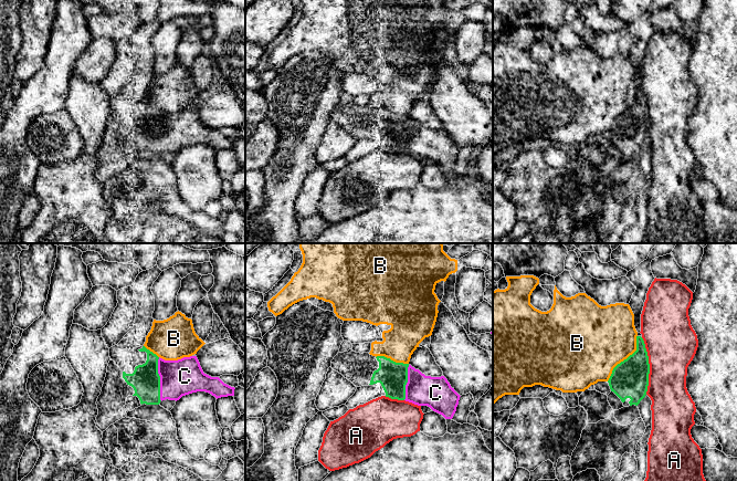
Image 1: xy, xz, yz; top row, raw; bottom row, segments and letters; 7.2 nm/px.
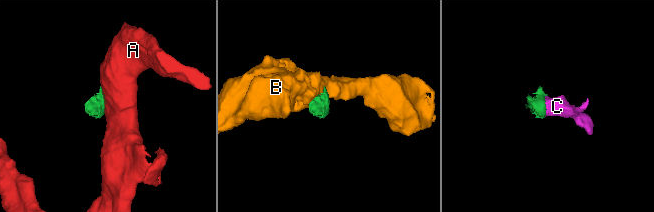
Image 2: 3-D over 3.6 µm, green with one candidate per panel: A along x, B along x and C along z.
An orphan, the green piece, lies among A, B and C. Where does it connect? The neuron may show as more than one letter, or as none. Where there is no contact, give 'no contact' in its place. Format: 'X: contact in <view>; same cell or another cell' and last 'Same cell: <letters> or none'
A: contact in yz; another cell
B: contact in yz; another cell
C: contact in xy; same cell
Same cell: C

